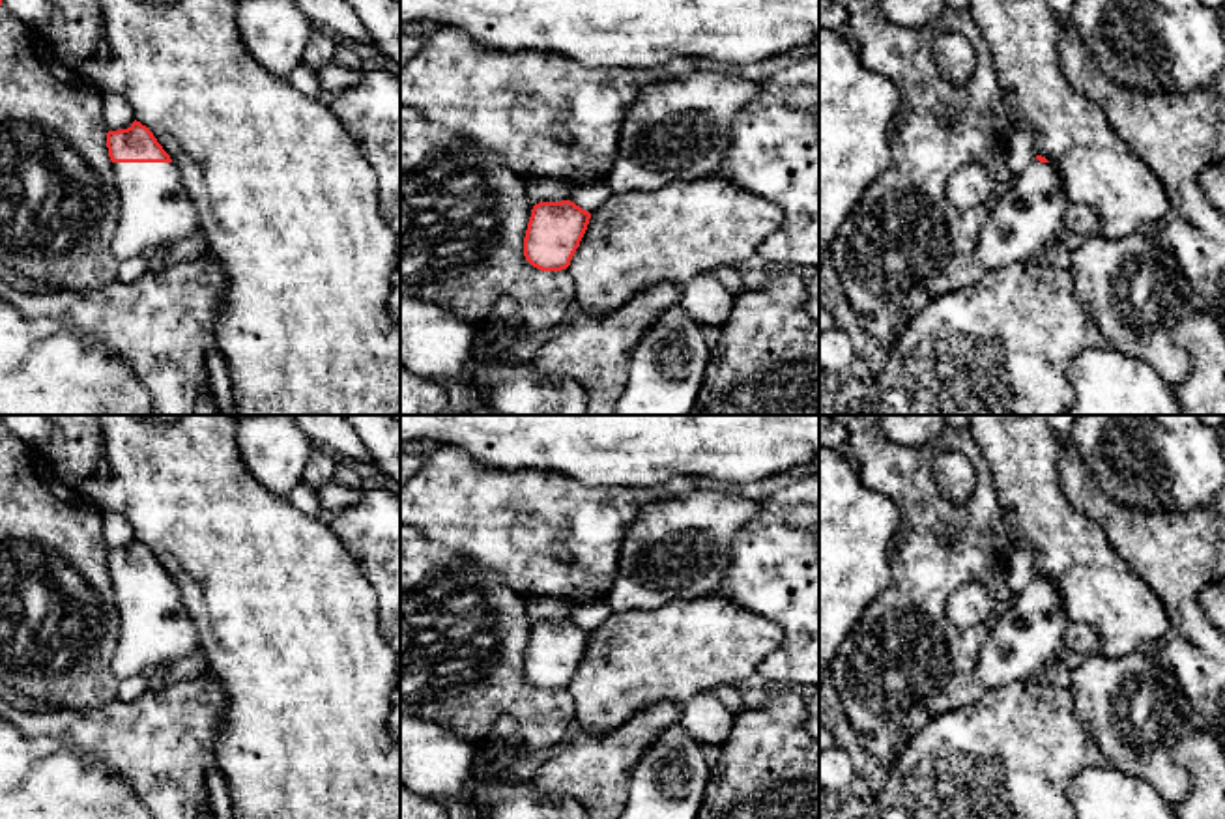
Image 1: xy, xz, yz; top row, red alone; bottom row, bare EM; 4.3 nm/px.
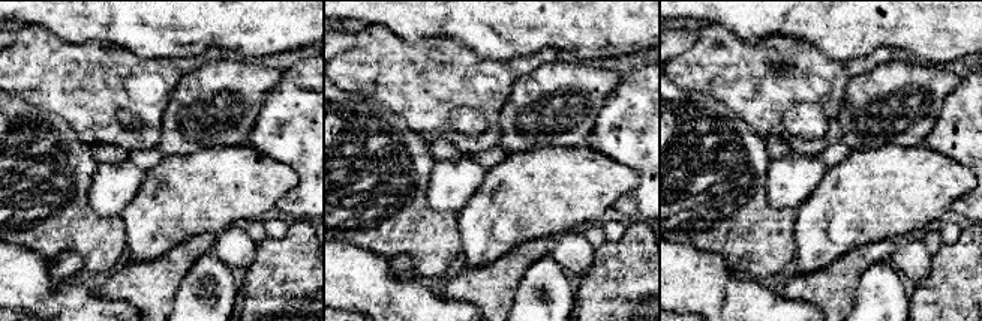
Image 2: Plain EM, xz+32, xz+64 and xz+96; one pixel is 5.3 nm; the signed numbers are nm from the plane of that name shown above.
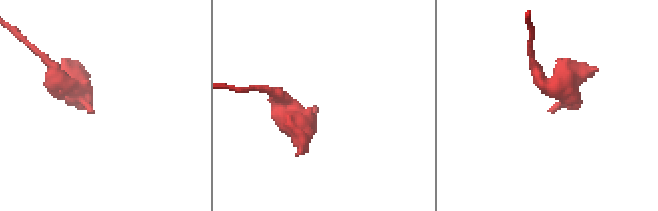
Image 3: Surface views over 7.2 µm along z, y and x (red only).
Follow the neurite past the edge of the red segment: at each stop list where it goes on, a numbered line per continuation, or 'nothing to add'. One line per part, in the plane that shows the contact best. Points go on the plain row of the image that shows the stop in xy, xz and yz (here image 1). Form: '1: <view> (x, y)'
1: xy (156, 629)

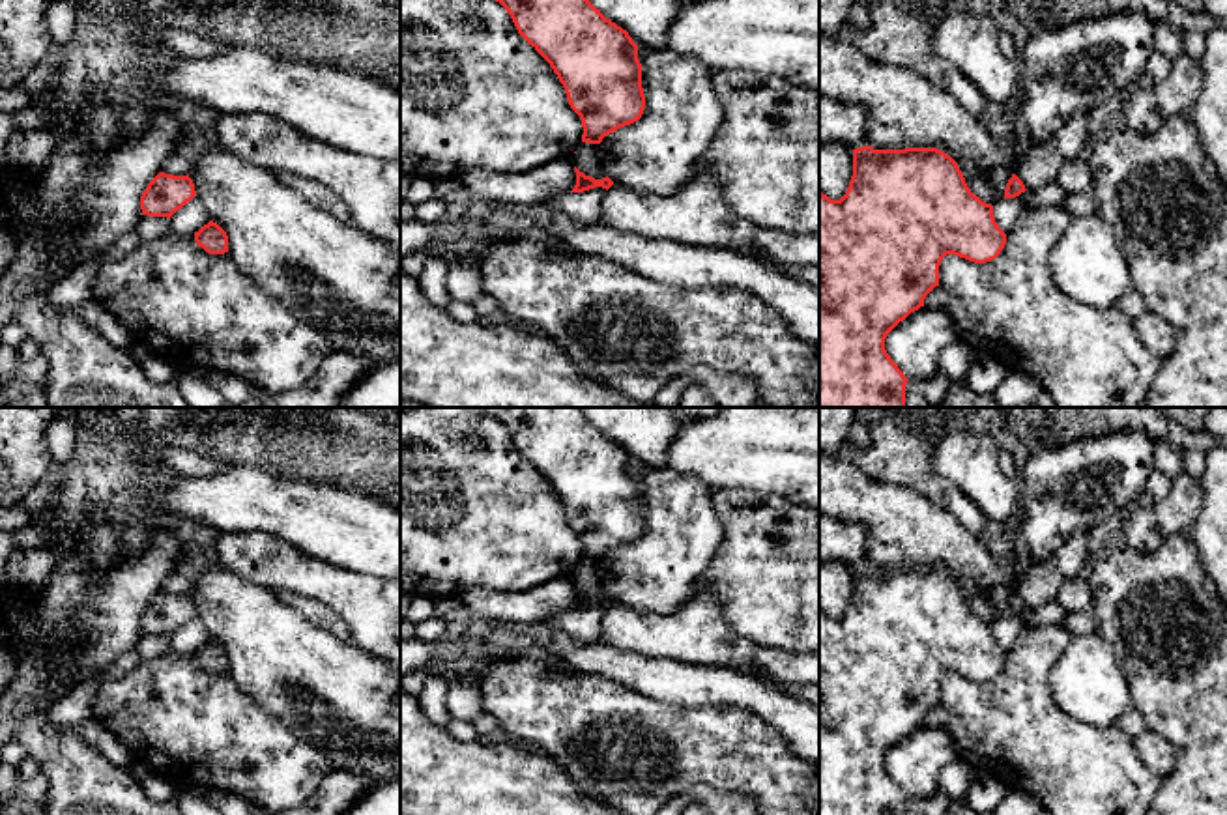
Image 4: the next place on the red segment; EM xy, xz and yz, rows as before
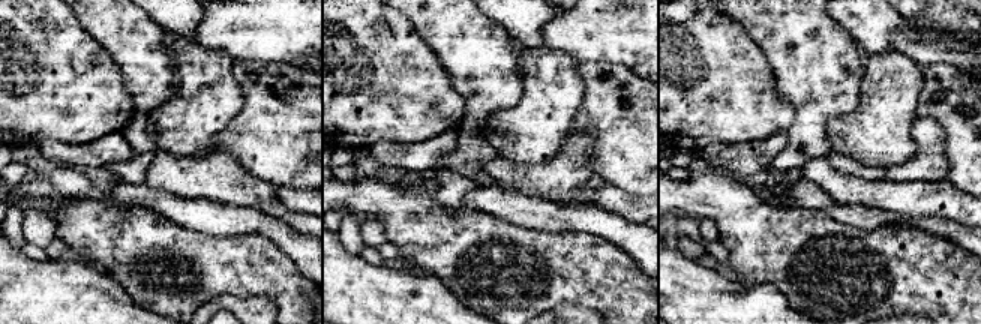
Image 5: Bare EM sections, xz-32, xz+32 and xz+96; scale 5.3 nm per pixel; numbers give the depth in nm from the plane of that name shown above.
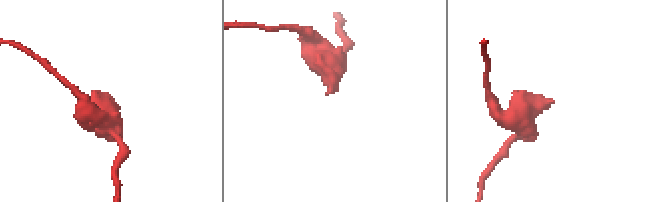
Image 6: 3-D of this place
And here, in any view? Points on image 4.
nothing to add

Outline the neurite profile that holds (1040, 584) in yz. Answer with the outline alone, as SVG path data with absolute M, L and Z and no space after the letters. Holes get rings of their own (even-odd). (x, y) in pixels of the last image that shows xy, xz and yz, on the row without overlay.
M1090 531L1072 533L1047 559L1034 563L1029 572L1014 581L1014 593L1027 609L1057 600L1066 579L1089 568Z

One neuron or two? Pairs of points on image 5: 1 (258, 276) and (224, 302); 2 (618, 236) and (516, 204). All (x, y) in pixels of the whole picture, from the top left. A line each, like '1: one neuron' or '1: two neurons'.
1: two neurons
2: one neuron

